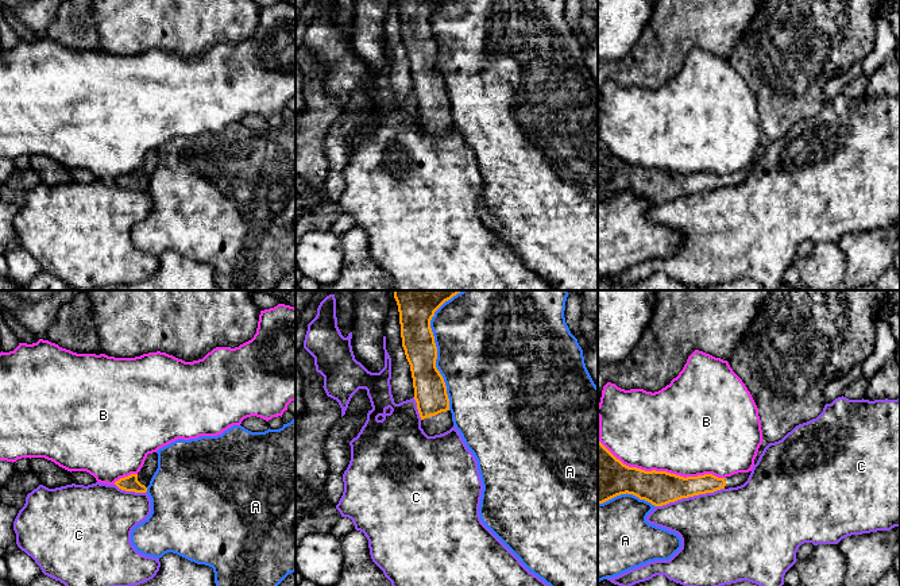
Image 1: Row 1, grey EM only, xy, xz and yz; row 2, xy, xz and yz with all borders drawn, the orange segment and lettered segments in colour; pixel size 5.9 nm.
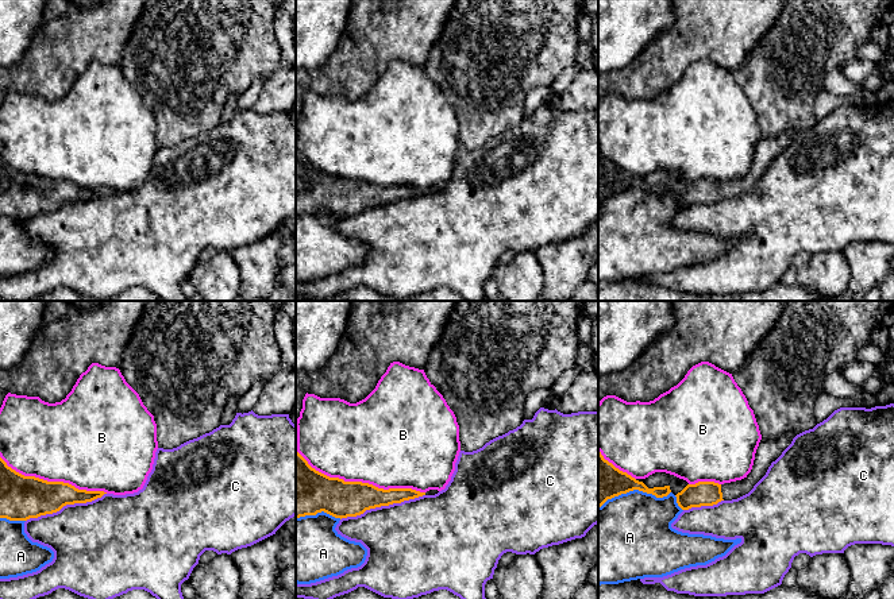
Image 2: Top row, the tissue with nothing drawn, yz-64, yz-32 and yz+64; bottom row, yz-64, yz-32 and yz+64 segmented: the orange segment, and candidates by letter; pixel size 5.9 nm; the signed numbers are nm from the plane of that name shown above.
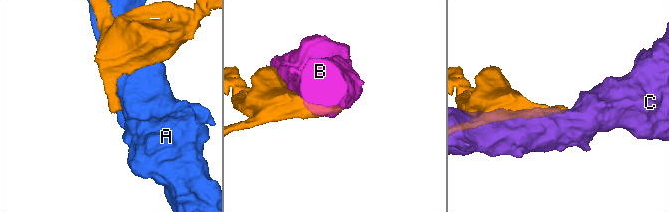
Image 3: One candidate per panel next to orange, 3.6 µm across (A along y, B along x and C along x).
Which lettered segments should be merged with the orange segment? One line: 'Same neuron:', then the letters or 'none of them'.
Same neuron: none of them

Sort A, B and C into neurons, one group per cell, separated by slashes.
A / B / C

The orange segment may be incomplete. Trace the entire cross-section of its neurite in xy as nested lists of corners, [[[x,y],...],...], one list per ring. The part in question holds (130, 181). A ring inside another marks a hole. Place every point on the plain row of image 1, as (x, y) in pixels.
[[[152,150],[148,151],[143,165],[138,171],[131,171],[128,174],[120,176],[115,180],[115,182],[125,189],[135,189],[135,190],[146,190],[147,184],[158,166],[158,151]]]

